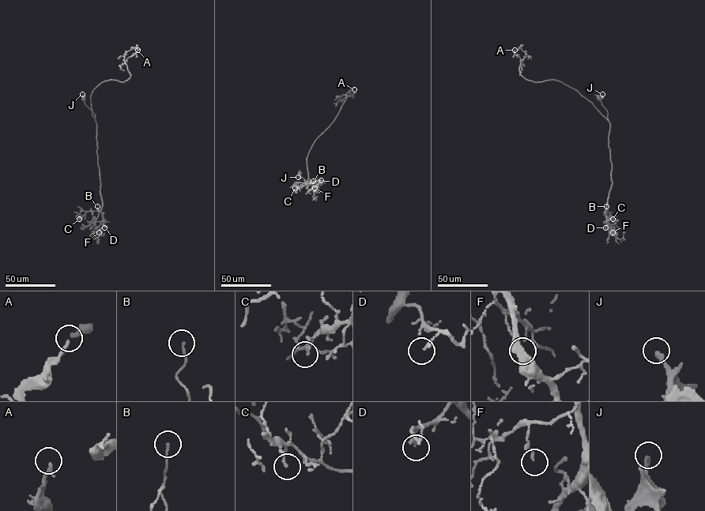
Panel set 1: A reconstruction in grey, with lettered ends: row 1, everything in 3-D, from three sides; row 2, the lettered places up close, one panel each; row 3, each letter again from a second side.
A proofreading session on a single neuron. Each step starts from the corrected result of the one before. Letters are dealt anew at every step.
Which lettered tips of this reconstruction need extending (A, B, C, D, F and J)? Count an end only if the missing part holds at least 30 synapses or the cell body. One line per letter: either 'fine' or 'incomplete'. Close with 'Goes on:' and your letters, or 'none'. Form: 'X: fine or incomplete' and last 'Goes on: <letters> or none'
A: fine
B: fine
C: fine
D: fine
F: fine
J: fine
Goes on: none

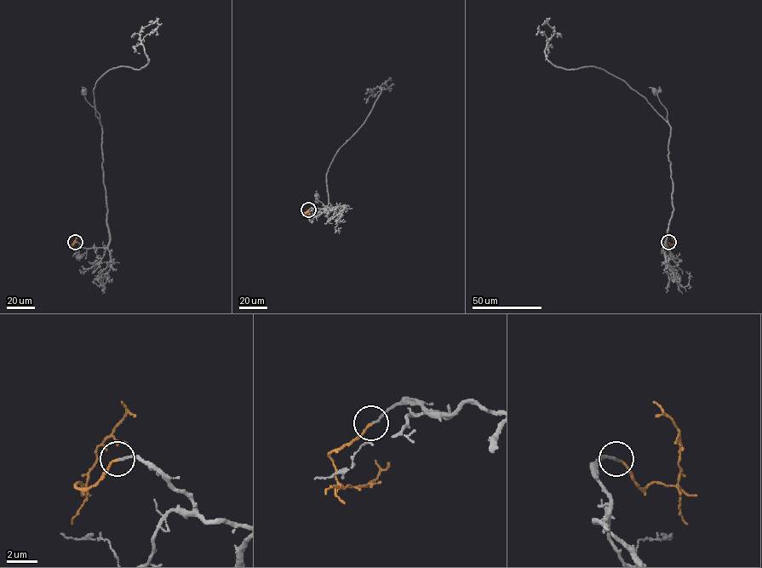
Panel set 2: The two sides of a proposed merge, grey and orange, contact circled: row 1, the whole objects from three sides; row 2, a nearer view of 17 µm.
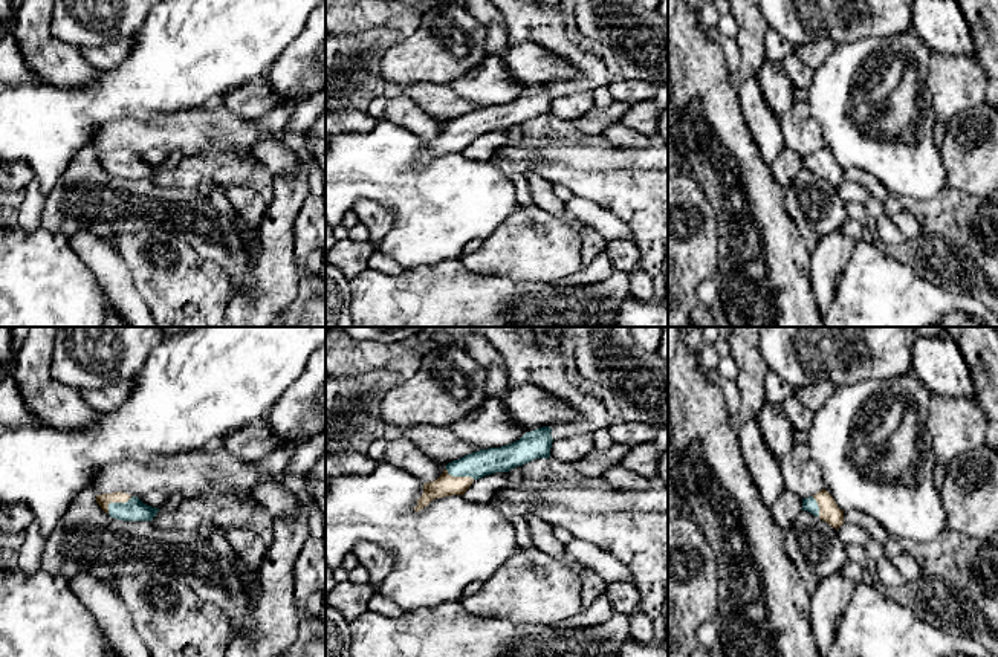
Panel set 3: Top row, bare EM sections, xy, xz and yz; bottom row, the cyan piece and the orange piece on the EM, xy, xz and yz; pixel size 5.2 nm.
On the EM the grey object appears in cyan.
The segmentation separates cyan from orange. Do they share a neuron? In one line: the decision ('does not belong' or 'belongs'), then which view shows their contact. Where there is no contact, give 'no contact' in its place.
belongs; meets cyan in xy

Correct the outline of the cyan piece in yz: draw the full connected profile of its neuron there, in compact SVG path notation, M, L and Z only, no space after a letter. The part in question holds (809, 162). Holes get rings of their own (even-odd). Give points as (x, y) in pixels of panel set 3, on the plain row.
M825 148L802 157L802 168L819 174L836 188L844 182L844 168L841 168L833 154Z

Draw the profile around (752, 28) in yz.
M729 0L729 14L735 18L738 34L735 37L741 57L740 67L731 73L731 84L738 87L757 75L766 61L766 34L769 26L760 11L760 0Z

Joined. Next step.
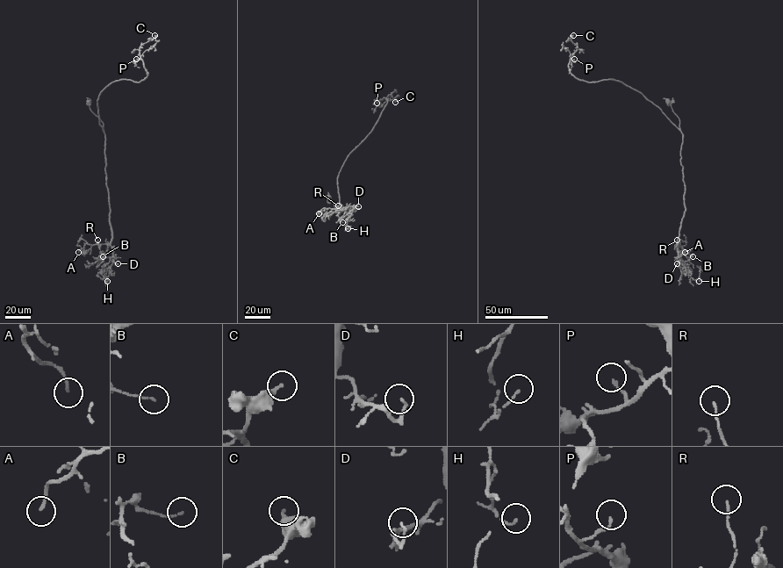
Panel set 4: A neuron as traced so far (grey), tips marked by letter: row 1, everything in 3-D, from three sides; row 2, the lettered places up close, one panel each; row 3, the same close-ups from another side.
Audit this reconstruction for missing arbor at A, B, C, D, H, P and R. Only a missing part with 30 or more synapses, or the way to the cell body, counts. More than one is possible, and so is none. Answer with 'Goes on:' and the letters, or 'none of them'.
Goes on: A

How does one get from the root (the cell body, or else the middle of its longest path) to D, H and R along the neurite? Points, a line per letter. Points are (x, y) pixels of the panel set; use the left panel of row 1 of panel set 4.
D: (89, 101), (90, 110), (103, 124), (112, 232), (111, 246), (113, 262), (118, 263)
H: (89, 101), (90, 110), (103, 124), (105, 134), (114, 257), (107, 281)
R: (89, 101), (90, 110), (103, 124), (112, 232), (109, 243), (98, 246), (97, 240)

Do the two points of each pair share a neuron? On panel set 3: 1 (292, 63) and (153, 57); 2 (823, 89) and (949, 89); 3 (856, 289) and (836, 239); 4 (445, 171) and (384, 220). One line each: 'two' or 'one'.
1: two
2: two
3: two
4: two

